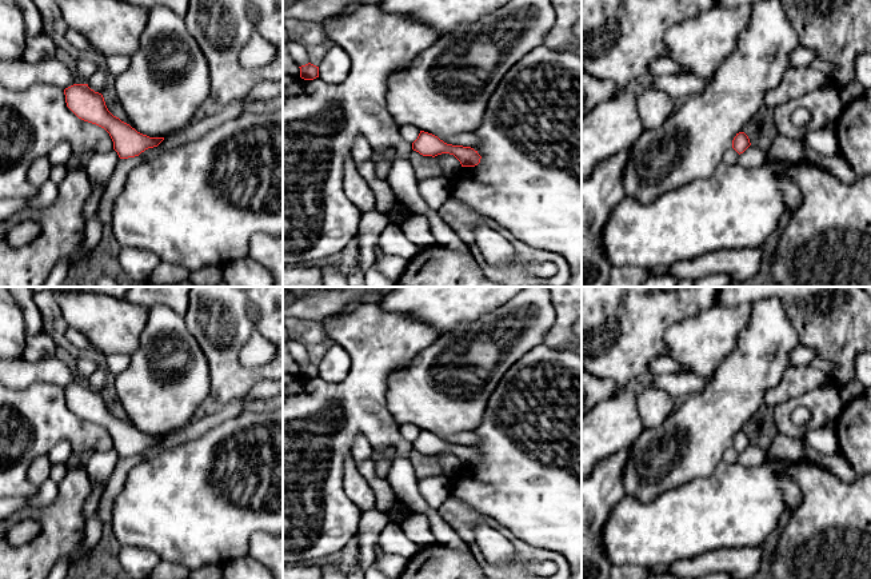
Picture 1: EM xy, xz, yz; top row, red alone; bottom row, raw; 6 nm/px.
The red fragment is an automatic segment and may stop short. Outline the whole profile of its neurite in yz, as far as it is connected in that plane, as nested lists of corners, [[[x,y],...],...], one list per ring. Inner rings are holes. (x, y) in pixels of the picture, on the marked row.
[[[744,132],[736,133],[732,140],[732,148],[740,155],[751,145],[748,136]]]

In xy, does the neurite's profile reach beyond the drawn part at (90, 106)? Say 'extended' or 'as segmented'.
as segmented

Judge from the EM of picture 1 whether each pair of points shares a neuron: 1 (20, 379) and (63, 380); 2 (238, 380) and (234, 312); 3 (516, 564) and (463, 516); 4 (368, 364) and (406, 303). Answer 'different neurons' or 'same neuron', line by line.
1: same neuron
2: same neuron
3: same neuron
4: different neurons

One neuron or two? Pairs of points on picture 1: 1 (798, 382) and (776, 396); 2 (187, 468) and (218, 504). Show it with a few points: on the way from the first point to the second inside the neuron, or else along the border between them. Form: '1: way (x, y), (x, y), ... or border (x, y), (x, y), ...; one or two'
1: way (792, 386), (782, 392); one
2: way (196, 478), (210, 491), (210, 495); one

